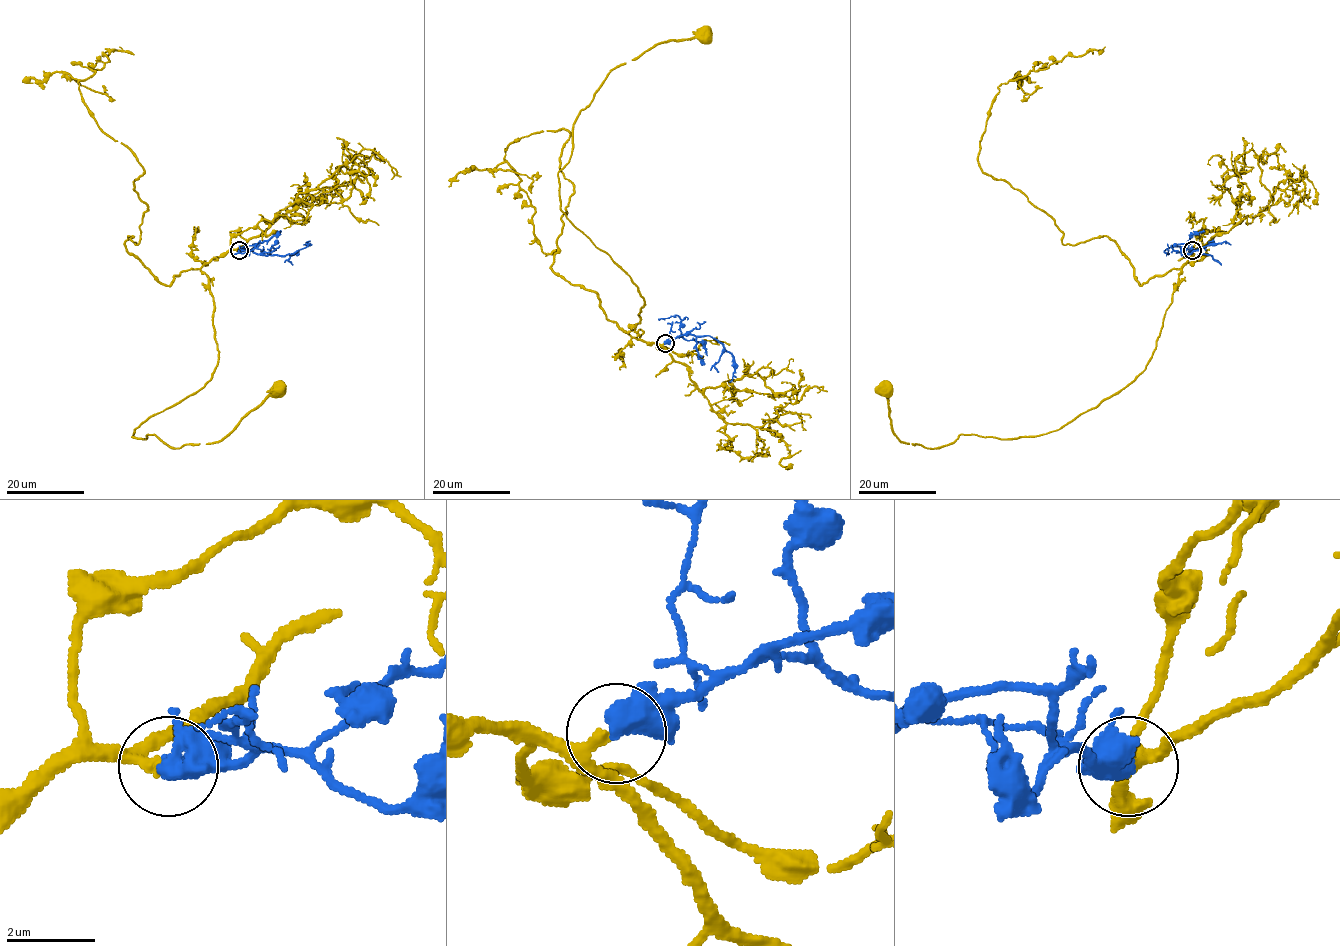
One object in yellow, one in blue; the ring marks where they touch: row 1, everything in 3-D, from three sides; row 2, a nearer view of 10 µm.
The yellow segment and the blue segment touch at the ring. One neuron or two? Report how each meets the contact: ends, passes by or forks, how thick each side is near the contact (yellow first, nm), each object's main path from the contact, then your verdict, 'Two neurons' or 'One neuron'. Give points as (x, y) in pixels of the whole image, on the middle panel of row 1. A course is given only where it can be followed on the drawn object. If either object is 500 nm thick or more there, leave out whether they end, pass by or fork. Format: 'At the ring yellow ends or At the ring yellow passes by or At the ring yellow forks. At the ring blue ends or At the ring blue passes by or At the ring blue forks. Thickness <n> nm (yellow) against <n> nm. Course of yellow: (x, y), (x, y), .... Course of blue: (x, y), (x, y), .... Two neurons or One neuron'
At the ring yellow passes by. At the ring blue passes by. Thickness 180 nm (yellow) against 440 nm. Course of yellow: (664, 343), (627, 332), (644, 300), (560, 208), (557, 172), (573, 123), (613, 69), (660, 43), (704, 38). Course of blue: (665, 343), (684, 333), (718, 339), (733, 357), (733, 376), (729, 381). One neuron

